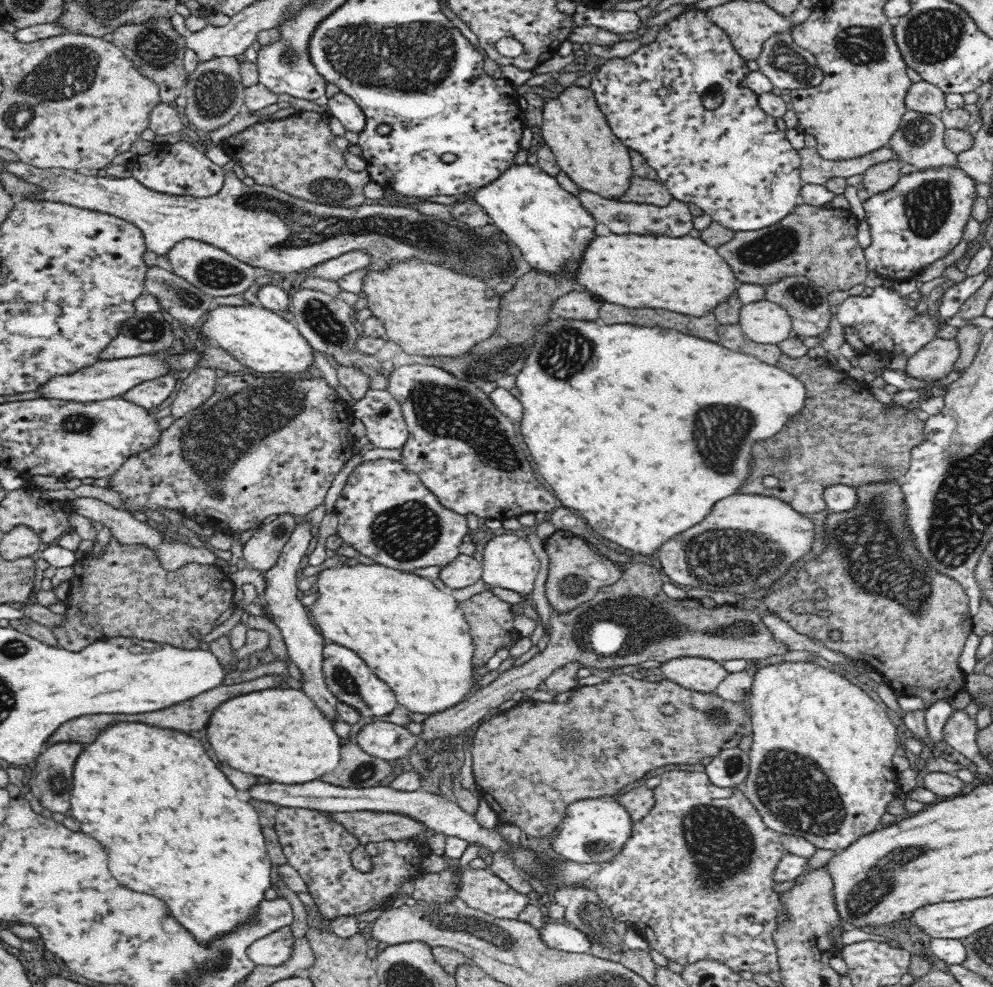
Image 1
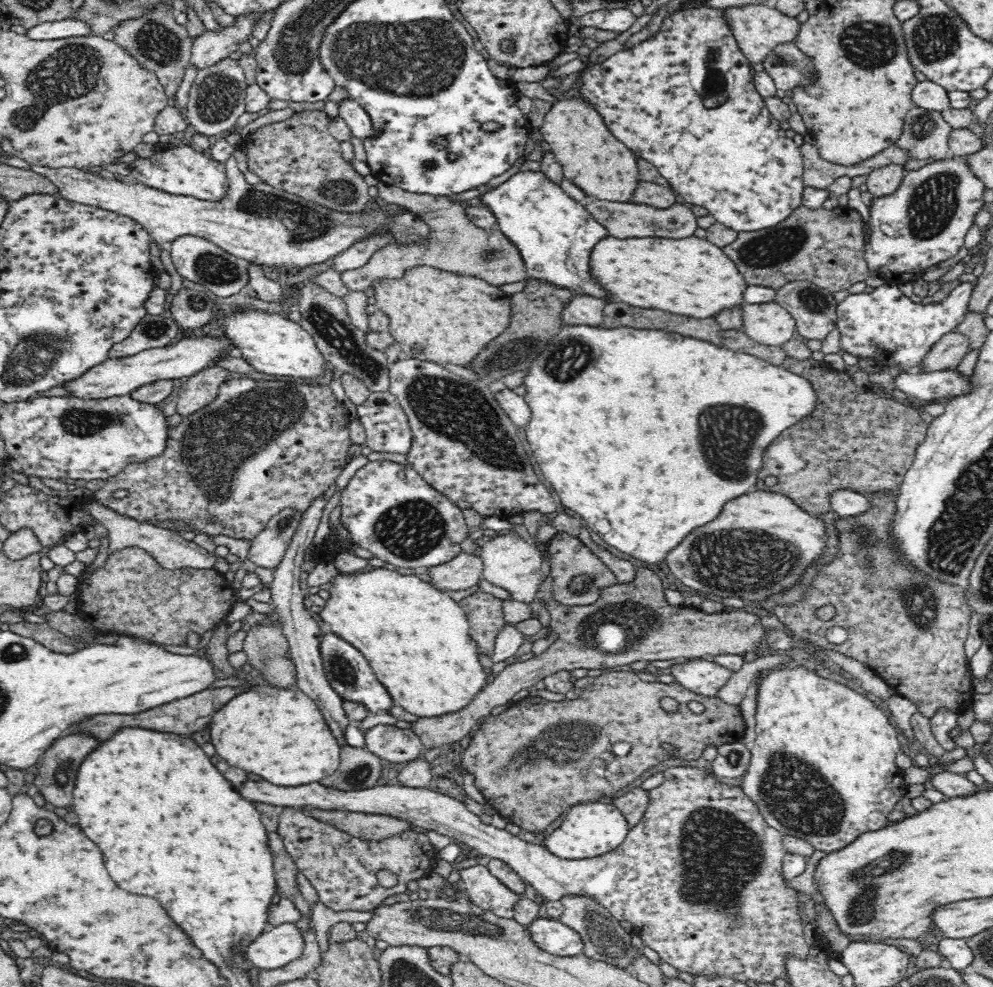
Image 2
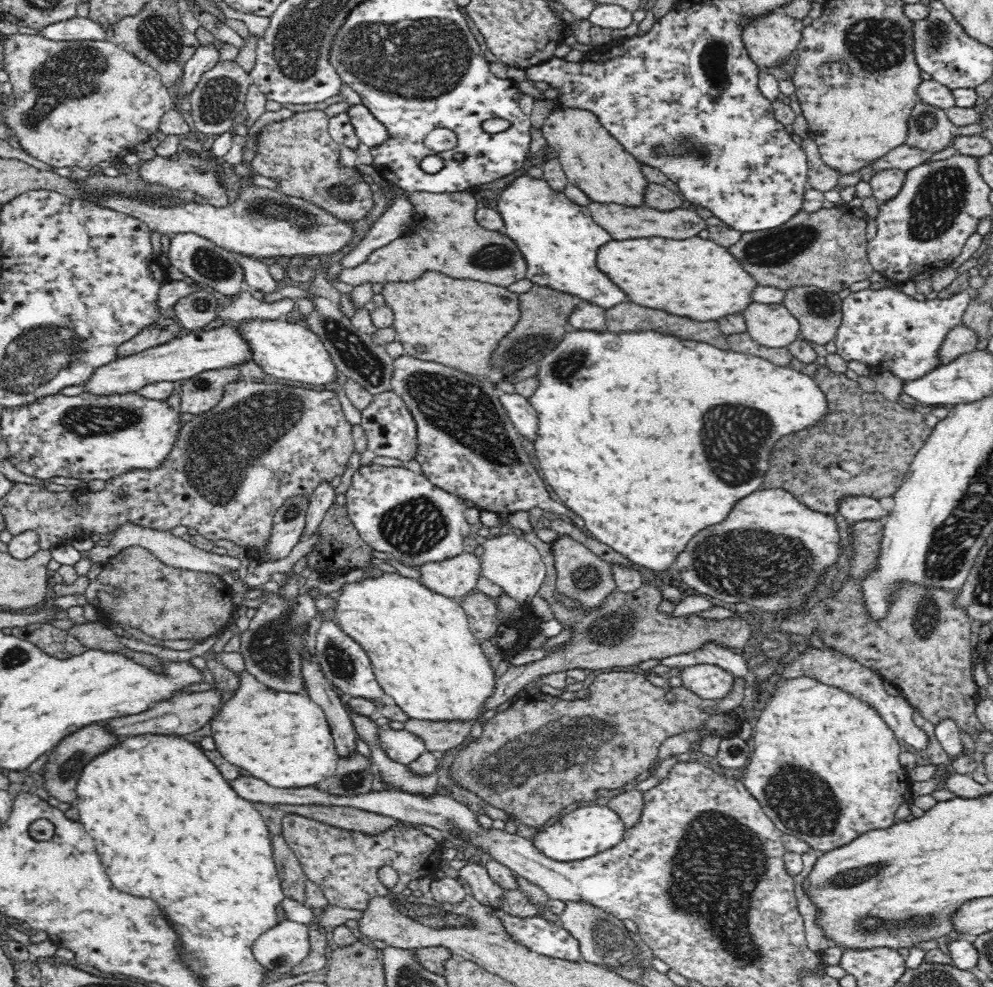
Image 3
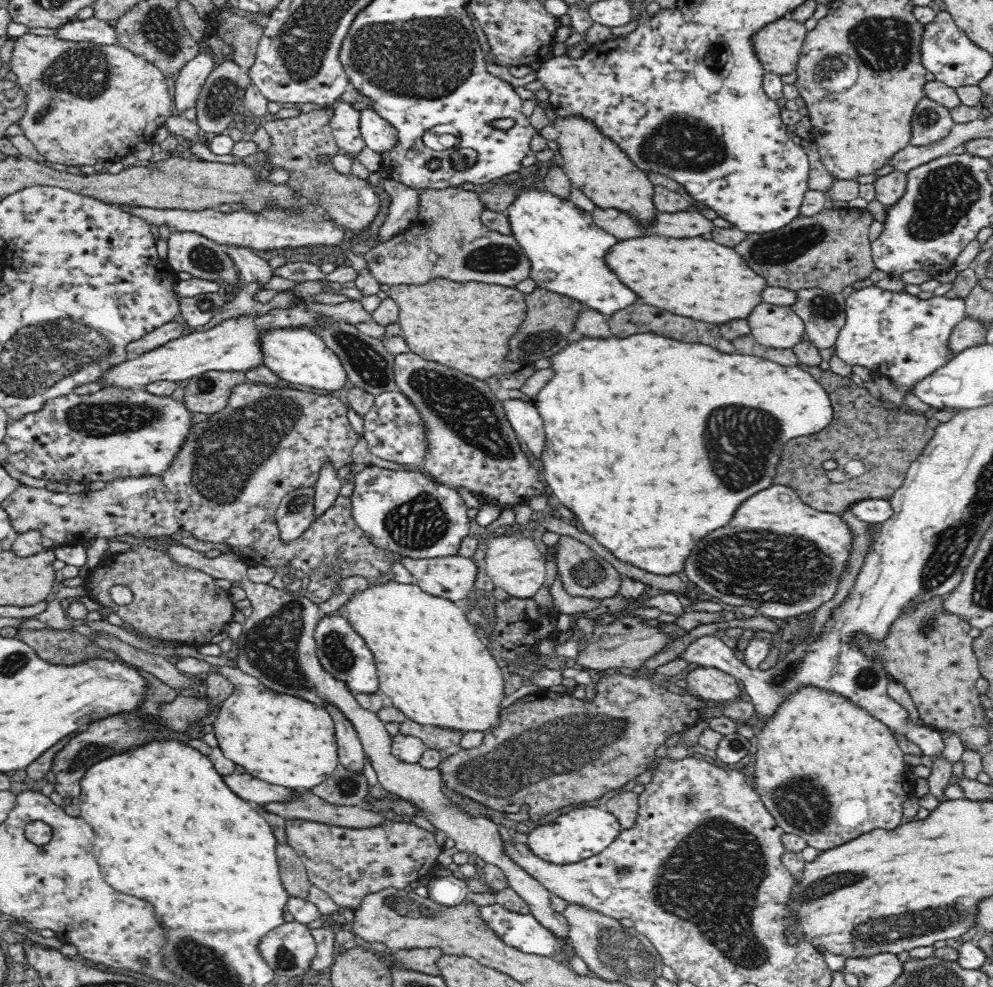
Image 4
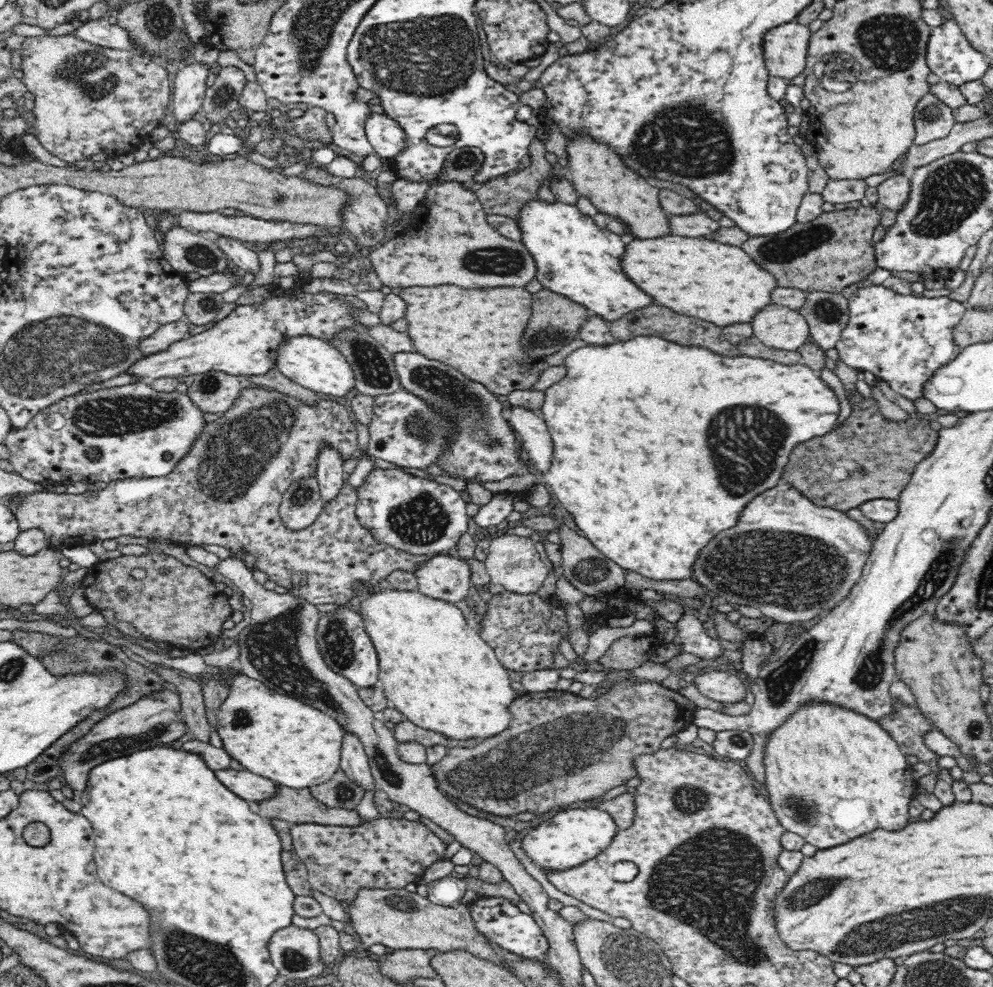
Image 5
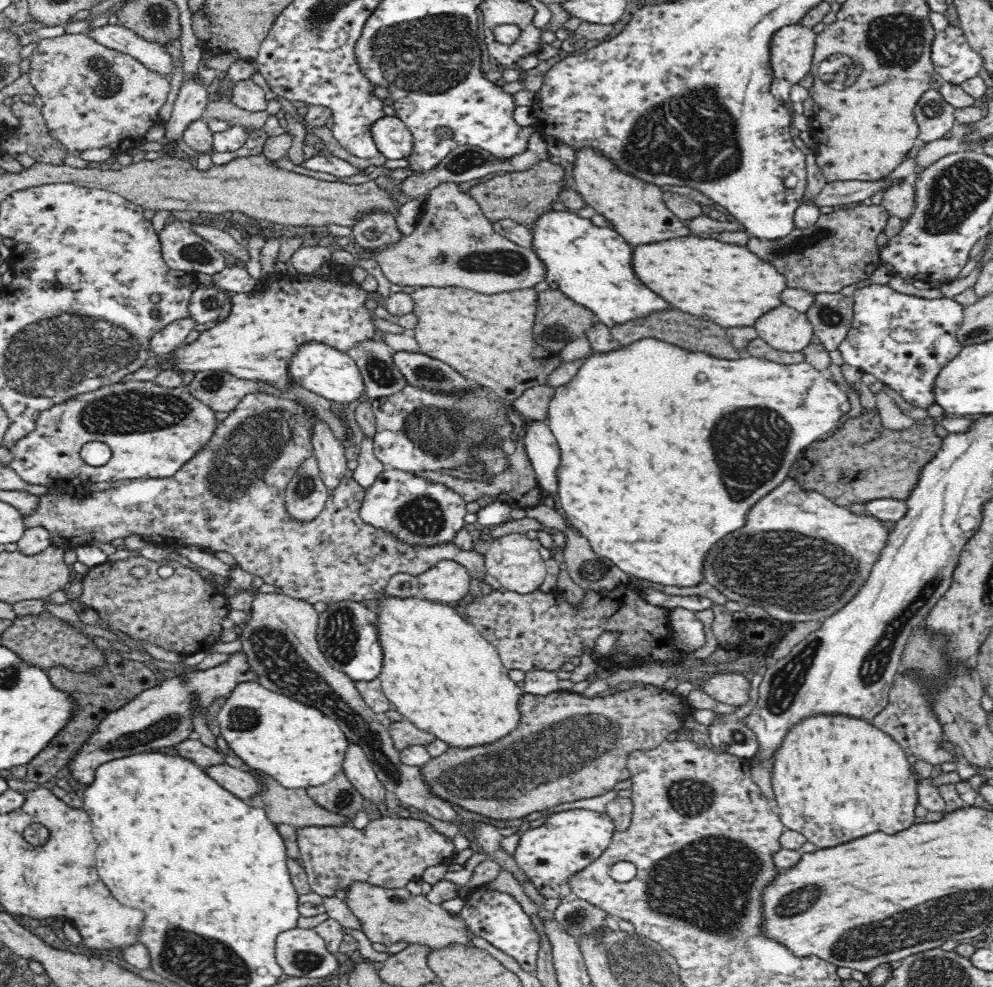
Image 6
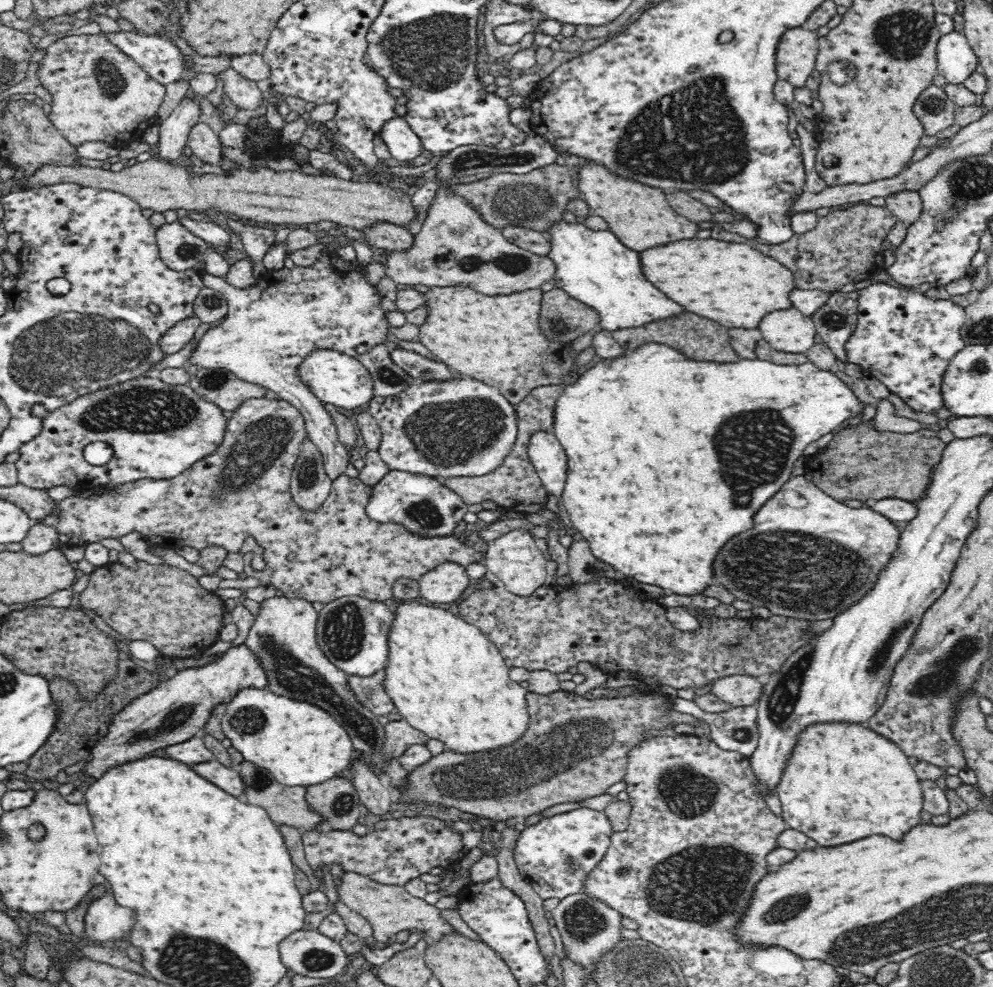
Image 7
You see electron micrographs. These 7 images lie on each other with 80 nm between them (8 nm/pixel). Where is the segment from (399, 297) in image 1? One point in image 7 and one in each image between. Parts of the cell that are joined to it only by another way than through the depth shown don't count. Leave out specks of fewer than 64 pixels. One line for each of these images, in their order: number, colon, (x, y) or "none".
2: (434, 315)
3: (457, 323)
4: (467, 326)
5: (477, 331)
6: (487, 338)
7: (496, 340)

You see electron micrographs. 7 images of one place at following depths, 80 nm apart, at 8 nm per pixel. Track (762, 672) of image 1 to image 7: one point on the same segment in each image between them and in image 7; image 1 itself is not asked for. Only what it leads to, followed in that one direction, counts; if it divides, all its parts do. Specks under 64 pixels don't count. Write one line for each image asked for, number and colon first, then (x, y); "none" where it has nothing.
2: (822, 769)
3: (821, 755)
4: (827, 771)
5: (832, 774)
6: (835, 777)
7: (843, 781)

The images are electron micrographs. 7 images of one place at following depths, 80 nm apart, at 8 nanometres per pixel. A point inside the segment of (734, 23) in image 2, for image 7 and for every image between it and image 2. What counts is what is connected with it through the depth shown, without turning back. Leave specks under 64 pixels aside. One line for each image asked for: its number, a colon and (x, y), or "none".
3: (768, 39)
4: (777, 45)
5: (784, 47)
6: (791, 47)
7: (796, 52)

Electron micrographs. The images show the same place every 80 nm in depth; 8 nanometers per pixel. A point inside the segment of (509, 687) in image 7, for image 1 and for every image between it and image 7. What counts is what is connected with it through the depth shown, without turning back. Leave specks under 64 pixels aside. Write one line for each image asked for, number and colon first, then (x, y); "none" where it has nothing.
1: (412, 633)
2: (416, 638)
3: (423, 654)
4: (429, 661)
5: (434, 669)
6: (438, 671)

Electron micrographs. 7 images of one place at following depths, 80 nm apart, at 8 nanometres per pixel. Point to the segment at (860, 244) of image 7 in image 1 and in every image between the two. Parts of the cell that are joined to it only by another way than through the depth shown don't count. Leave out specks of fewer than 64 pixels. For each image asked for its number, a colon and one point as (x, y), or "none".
1: (819, 243)
2: (826, 247)
3: (827, 248)
4: (830, 250)
5: (826, 254)
6: (839, 249)

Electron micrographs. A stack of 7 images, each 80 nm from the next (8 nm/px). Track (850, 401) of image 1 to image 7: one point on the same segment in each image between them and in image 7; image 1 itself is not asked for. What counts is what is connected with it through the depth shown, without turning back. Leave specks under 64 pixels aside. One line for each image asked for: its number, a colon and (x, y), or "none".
2: (863, 443)
3: (883, 436)
4: (887, 438)
5: (887, 451)
6: (896, 456)
7: (892, 465)

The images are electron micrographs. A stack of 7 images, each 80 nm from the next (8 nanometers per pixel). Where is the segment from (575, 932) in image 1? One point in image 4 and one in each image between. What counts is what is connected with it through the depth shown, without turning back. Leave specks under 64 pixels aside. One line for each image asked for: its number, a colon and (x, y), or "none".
2: (553, 936)
3: (551, 939)
4: (523, 931)

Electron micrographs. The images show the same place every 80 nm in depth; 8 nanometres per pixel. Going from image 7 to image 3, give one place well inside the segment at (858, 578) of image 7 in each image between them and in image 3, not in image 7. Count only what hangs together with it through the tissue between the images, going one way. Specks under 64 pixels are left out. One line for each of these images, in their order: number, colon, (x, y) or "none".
3: (768, 536)
4: (783, 558)
5: (792, 560)
6: (786, 559)

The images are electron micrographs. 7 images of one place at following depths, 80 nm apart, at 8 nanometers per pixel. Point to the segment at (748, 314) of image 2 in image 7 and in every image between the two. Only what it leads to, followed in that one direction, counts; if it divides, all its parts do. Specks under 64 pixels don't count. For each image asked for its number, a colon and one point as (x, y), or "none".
3: (772, 325)
4: (775, 327)
5: (779, 327)
6: (785, 329)
7: (788, 330)

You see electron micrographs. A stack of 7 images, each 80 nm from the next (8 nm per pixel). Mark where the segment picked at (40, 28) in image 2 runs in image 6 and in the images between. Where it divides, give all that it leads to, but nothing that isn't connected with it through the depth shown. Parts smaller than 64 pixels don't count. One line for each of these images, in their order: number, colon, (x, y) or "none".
3: (78, 28)
4: (94, 30)
5: (99, 32)
6: (153, 55)

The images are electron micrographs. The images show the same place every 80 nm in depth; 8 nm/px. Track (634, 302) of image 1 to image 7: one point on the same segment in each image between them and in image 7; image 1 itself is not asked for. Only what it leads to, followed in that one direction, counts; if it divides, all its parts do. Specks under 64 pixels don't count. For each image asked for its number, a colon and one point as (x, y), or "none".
2: (690, 276)
3: (693, 277)
4: (693, 277)
5: (695, 277)
6: (727, 284)
7: (745, 286)

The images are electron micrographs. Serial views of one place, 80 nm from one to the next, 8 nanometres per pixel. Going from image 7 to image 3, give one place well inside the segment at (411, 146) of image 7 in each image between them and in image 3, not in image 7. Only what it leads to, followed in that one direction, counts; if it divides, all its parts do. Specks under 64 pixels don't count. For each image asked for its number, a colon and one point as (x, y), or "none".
3: (370, 132)
4: (376, 132)
5: (387, 138)
6: (392, 139)

